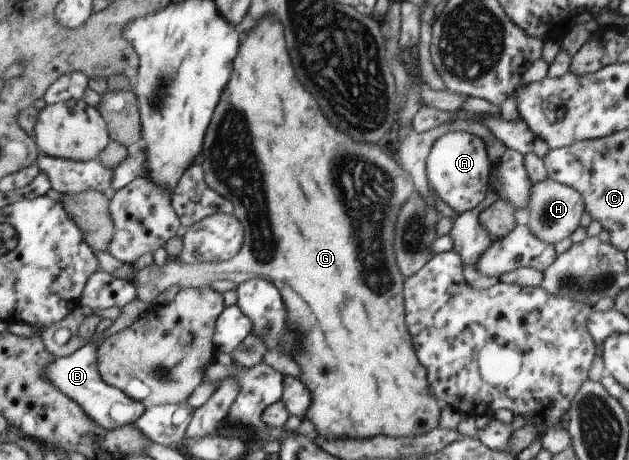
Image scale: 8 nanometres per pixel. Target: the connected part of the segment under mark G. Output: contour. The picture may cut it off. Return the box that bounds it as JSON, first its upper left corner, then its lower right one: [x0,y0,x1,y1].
[96,17,445,440]

